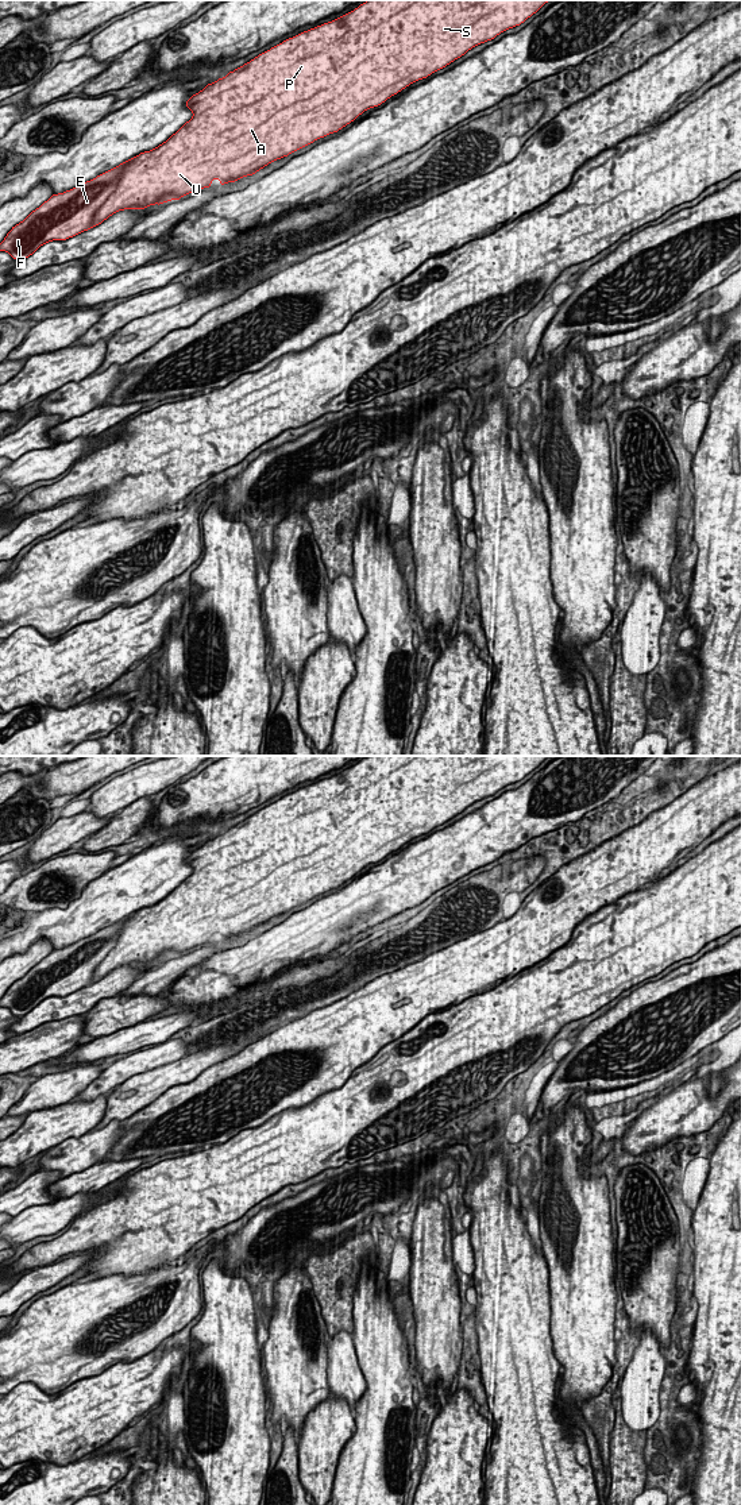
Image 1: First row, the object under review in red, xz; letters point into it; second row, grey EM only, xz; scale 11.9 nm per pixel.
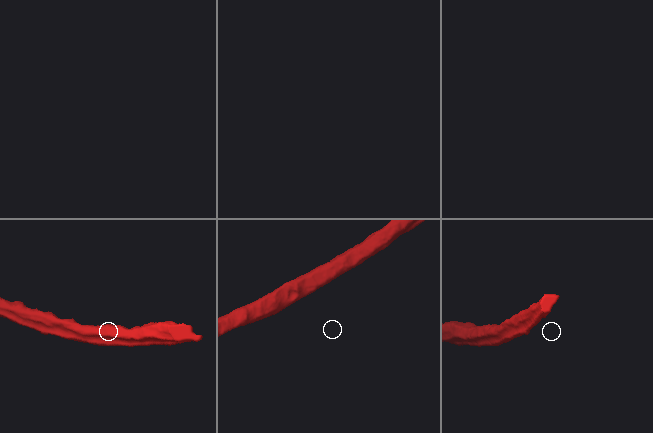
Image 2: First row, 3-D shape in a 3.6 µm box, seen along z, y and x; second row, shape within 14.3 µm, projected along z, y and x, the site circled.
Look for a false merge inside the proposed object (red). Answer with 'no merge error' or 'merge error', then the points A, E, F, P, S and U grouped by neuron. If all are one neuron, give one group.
merge error; A P S U / E F

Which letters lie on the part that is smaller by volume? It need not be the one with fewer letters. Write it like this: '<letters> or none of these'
E, F

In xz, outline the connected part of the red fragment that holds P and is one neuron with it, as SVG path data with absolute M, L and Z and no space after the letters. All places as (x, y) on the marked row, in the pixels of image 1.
M367 0L329 23L289 38L193 94L186 101L193 117L166 142L128 162L116 190L96 211L93 225L101 224L123 209L144 209L154 204L181 200L185 194L211 188L215 178L224 185L252 175L273 161L337 132L366 109L381 105L410 84L445 67L472 47L520 26L548 1Z

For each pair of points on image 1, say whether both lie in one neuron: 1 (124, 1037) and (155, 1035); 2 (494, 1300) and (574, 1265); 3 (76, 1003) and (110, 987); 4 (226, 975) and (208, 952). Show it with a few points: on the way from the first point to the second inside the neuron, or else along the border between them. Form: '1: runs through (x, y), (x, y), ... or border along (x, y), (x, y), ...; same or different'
1: runs through (132, 1037), (147, 1035); same
2: border along (541, 1251), (548, 1274), (550, 1308); different
3: runs through (84, 999), (101, 990); same
4: border along (217, 952), (192, 965), (184, 973); different

